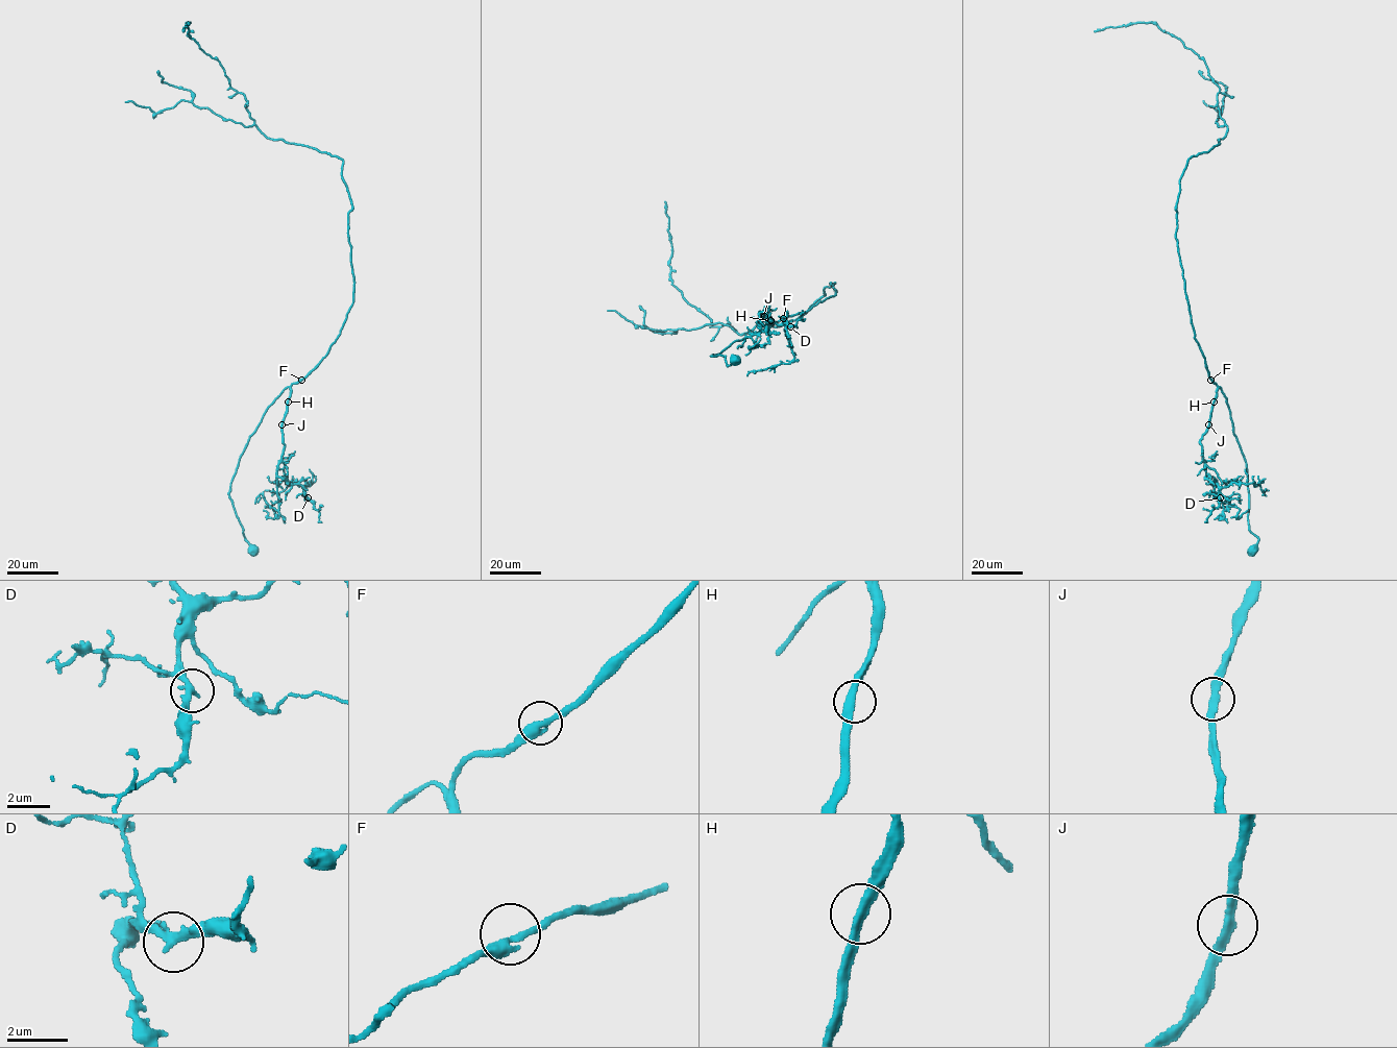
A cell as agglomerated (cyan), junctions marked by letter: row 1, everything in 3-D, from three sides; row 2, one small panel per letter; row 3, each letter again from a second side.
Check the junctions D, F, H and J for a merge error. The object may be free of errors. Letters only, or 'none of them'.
none of them

